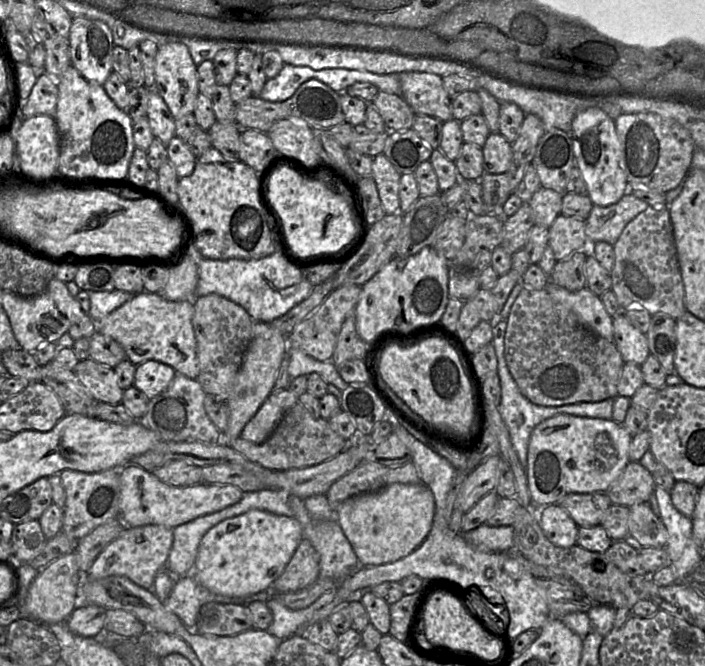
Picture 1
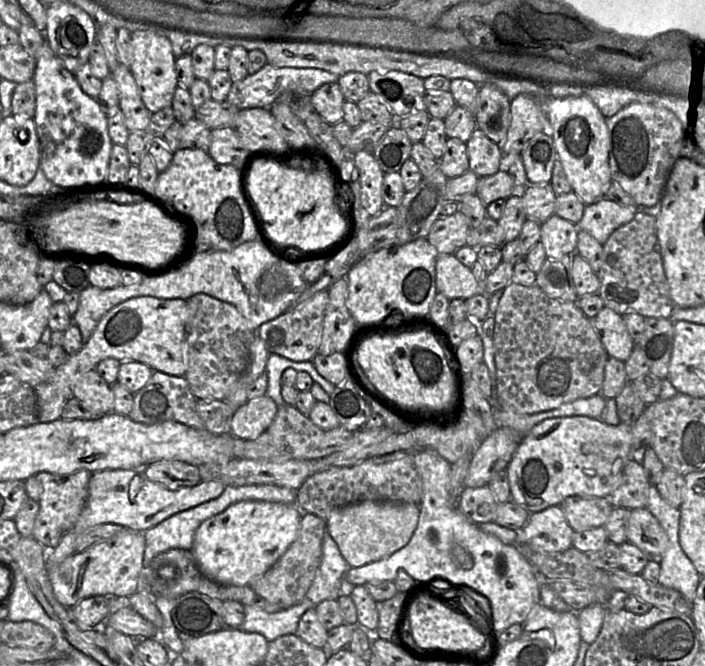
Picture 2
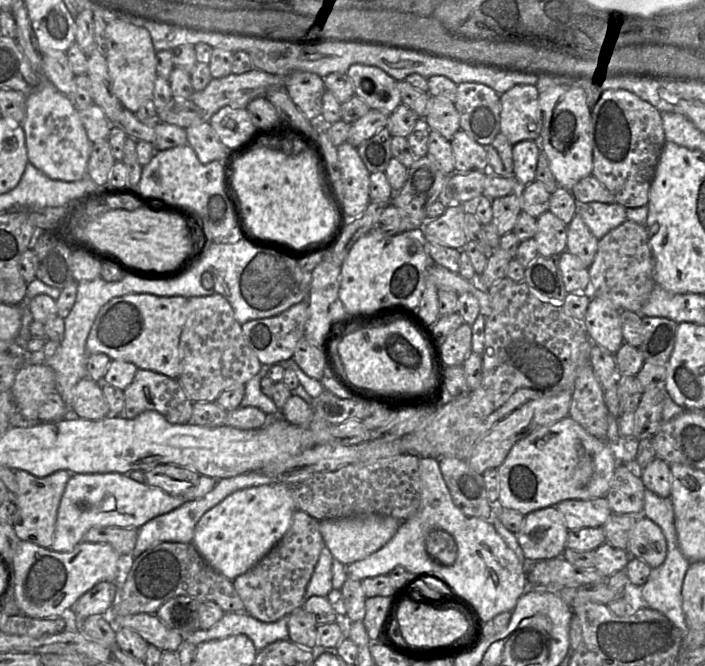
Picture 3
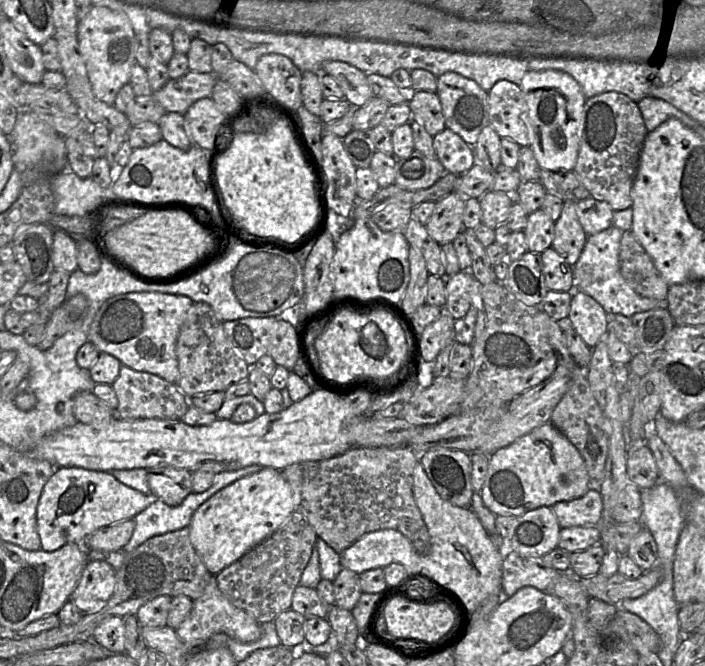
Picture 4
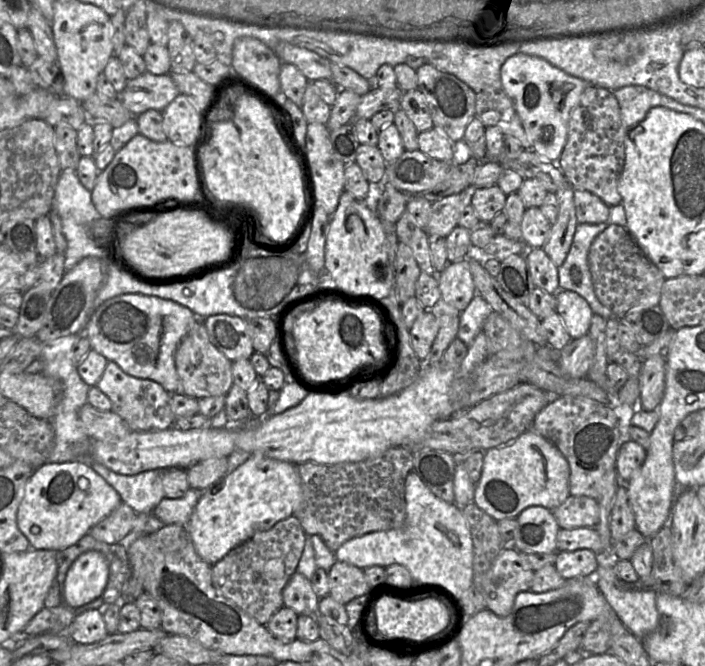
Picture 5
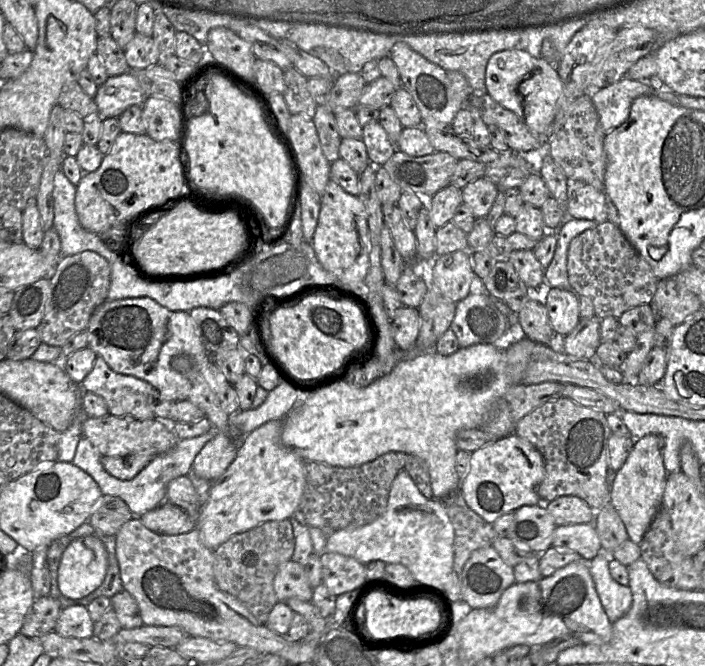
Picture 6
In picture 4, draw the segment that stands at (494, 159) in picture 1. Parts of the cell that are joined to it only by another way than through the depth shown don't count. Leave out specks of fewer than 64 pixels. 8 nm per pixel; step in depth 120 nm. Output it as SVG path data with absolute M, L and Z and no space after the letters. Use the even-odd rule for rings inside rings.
M446 128L433 136L433 146L448 173L460 176L475 165L472 146L450 129Z

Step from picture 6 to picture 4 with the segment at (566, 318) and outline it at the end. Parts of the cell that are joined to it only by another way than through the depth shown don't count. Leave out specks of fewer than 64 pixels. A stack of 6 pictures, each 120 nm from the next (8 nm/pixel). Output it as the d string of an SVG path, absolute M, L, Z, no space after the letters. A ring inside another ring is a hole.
M578 291L572 296L568 318L575 331L591 348L608 333L607 312L583 292Z

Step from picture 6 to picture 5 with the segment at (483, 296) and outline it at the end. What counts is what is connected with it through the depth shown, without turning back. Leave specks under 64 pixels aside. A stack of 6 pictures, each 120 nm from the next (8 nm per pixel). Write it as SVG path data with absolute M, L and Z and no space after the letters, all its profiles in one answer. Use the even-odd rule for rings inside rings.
M479 294L475 295L469 305L460 312L457 337L468 347L478 334L483 331L488 316L494 312L491 306Z

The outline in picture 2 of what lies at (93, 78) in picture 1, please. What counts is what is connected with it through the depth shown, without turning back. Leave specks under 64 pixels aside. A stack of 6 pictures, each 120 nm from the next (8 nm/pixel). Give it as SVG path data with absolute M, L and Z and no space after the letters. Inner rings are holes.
M55 2L46 7L45 41L64 67L75 74L88 61L95 44L95 24L87 13L71 4Z

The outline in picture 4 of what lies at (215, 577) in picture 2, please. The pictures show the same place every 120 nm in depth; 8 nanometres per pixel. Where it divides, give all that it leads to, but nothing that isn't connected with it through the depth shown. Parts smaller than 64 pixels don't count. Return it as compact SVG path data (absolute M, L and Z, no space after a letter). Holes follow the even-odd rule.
M263 468L222 488L195 511L189 525L191 543L209 572L217 575L281 527L298 510L300 500L300 492L294 491L281 470Z

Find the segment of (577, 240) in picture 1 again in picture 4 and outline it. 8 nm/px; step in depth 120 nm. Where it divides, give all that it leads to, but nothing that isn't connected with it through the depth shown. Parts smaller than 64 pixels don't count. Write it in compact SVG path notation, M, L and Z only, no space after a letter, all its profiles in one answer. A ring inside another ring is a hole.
M540 208L529 214L524 233L528 250L540 254L552 246L555 236L555 221Z

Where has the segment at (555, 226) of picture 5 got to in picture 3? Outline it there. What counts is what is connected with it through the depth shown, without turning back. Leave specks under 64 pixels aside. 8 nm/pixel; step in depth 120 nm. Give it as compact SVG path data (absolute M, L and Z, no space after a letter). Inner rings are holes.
M577 212L567 225L566 251L578 257L583 265L588 268L595 258L598 240L584 224Z

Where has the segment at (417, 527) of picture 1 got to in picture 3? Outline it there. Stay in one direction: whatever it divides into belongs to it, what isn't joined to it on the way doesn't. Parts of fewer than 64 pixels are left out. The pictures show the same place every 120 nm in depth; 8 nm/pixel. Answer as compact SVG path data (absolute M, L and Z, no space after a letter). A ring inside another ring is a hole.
M383 515L355 516L320 521L324 545L344 565L362 560L387 544L396 534L402 520Z

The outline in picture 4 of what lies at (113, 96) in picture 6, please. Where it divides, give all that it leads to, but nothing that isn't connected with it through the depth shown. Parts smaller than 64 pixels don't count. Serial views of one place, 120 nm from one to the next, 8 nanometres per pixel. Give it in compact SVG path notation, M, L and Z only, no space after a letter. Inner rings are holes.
M189 71L177 79L170 79L151 96L166 112L184 114L194 102L210 96L217 80L214 73Z

